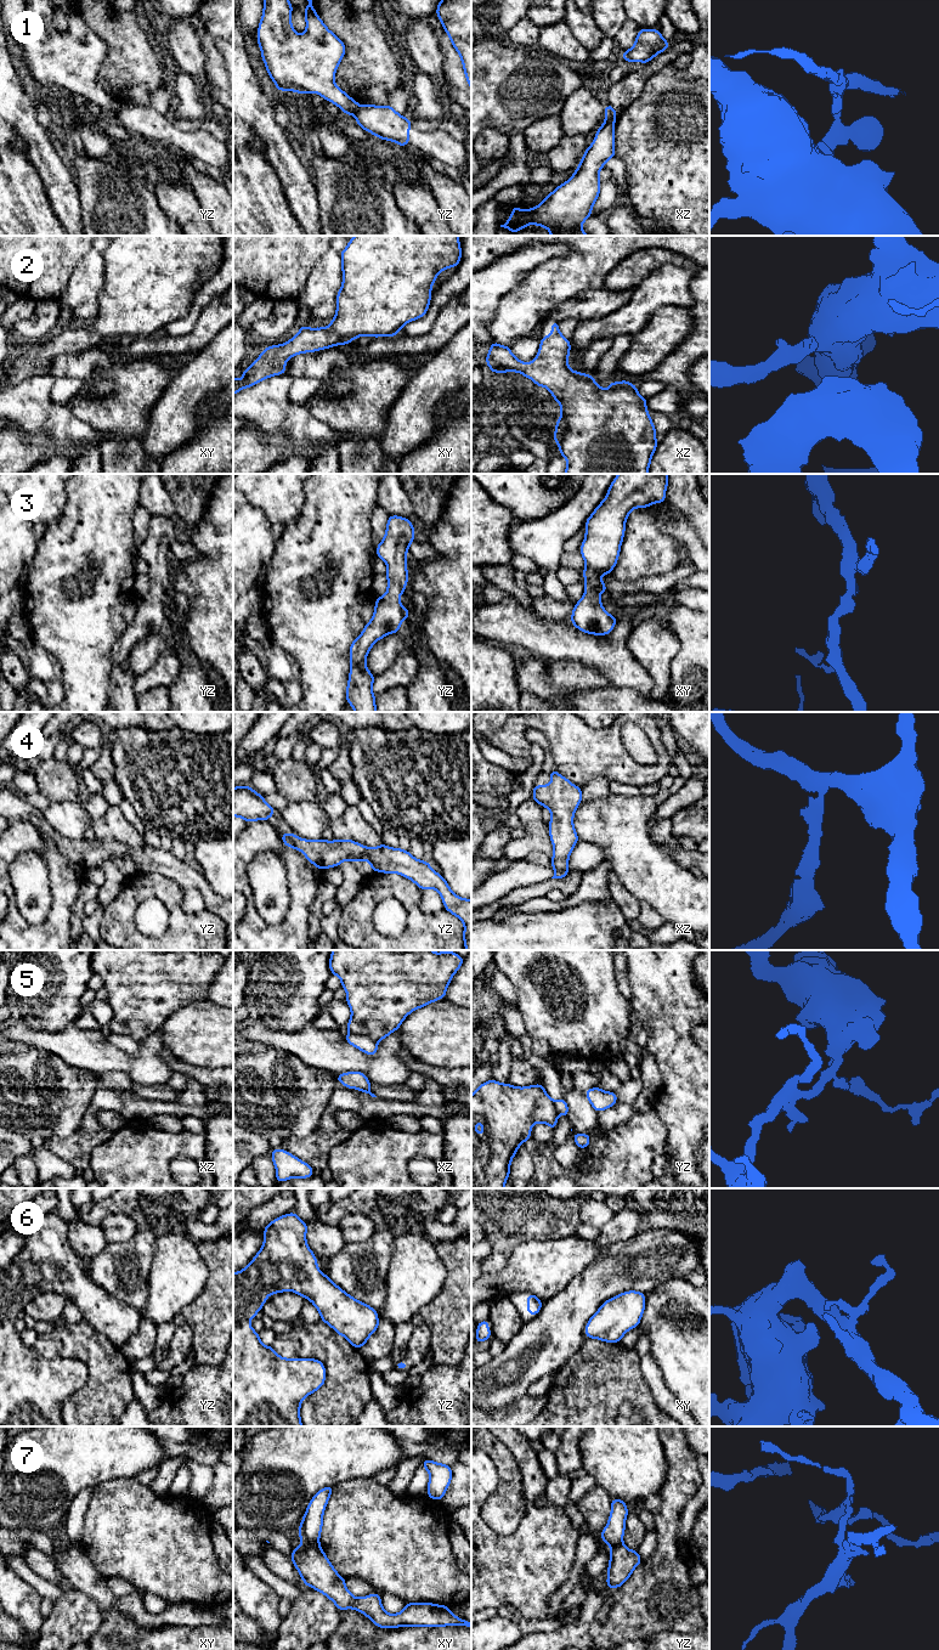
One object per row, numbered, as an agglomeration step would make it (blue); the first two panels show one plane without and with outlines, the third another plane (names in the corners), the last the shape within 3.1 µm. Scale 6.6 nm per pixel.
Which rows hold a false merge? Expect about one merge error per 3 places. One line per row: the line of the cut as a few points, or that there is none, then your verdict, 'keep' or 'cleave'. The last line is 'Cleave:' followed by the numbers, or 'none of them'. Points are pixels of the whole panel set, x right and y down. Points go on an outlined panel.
1: cut in xz along (614, 119), (605, 122); cleave
2: no cut; keep
3: no cut; keep
4: no cut; keep
5: cut in xz along (350, 1032), (357, 1035), (367, 1035), (377, 1043); cleave
6: no cut; keep
7: cut in xy along (304, 1543), (318, 1544); cleave
Cleave: 1, 5, 7

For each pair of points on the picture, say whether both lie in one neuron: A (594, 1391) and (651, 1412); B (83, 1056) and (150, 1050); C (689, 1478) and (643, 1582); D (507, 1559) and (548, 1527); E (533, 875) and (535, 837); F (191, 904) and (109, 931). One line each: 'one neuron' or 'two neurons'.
A: one neuron
B: one neuron
C: one neuron
D: one neuron
E: two neurons
F: two neurons

